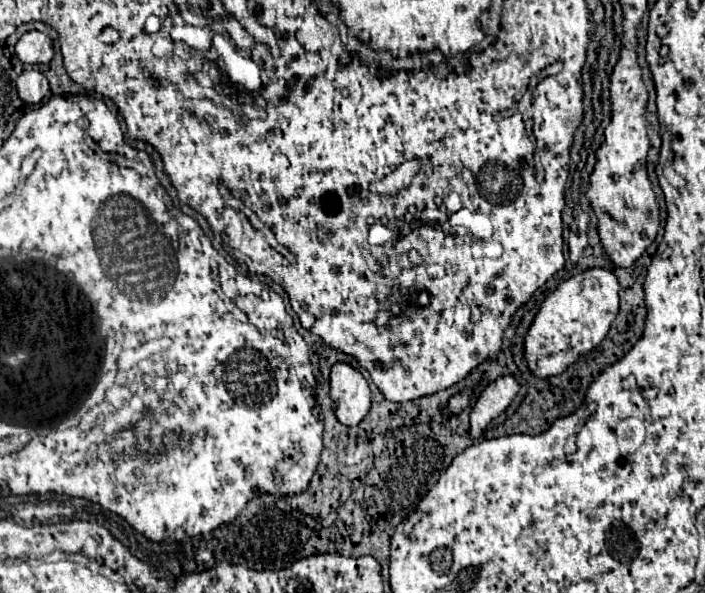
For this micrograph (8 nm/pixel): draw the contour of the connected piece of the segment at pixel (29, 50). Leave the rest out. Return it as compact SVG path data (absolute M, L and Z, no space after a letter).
M27 31L15 45L15 55L21 63L43 65L53 59L53 43L41 31Z

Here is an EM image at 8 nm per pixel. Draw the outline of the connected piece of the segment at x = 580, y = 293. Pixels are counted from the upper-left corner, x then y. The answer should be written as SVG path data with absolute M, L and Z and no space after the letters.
M587 269L563 281L541 305L525 337L525 359L537 377L559 375L579 355L589 353L607 337L619 311L619 279L609 269Z

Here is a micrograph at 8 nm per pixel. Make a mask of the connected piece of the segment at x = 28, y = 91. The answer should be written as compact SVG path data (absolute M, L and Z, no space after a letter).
M37 69L23 71L17 79L17 93L25 103L41 103L43 97L49 93L49 81Z

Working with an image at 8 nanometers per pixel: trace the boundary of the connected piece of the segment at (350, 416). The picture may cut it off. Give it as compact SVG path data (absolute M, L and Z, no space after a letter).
M335 363L331 369L331 399L337 419L347 427L357 427L371 407L367 381L347 363Z

